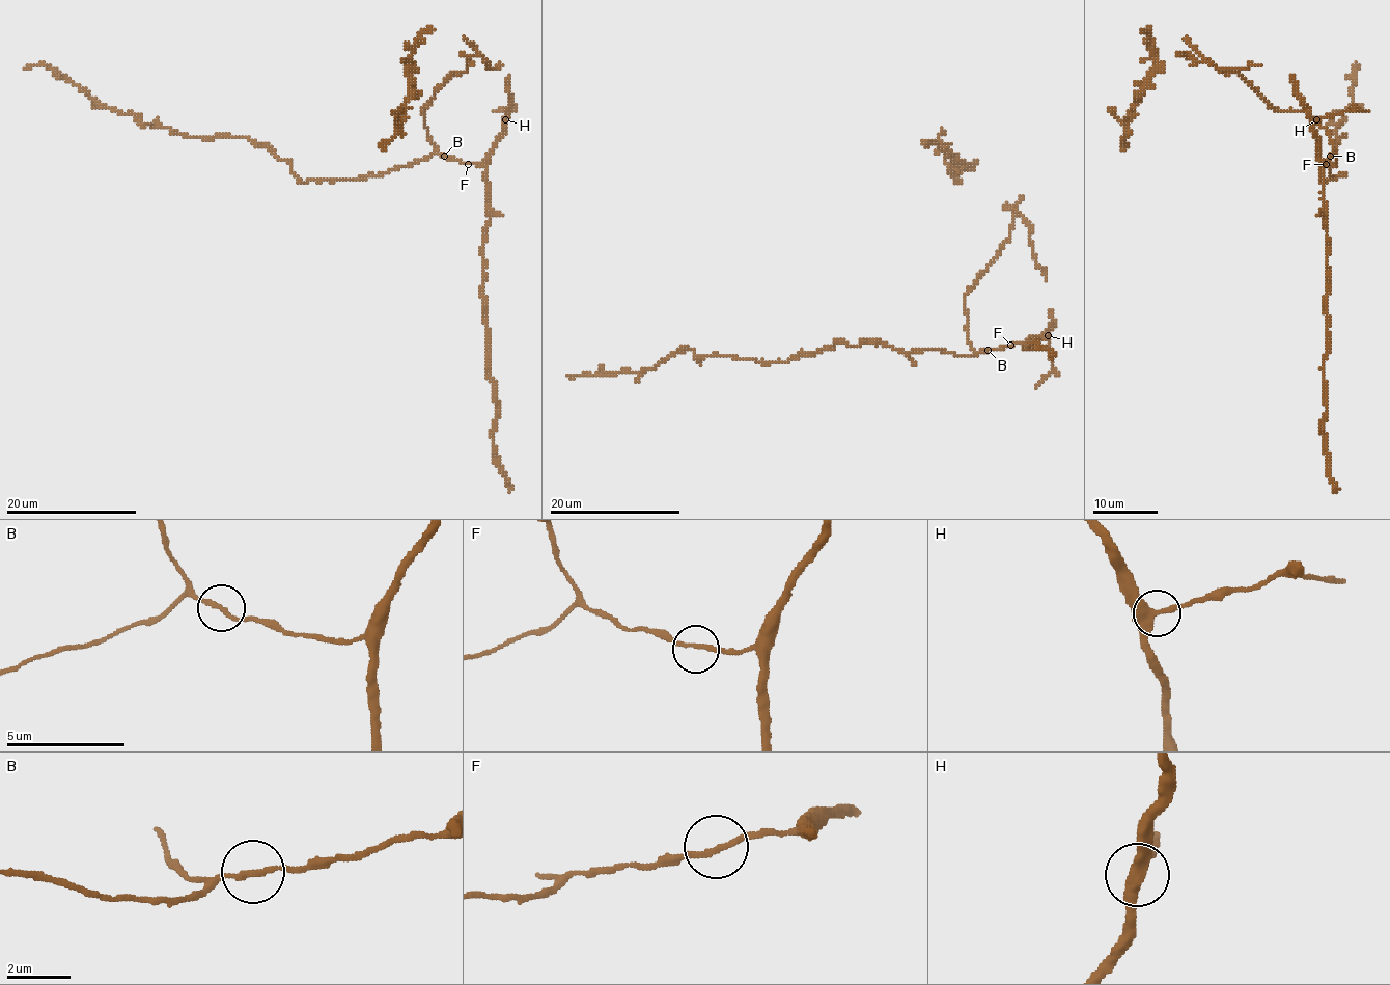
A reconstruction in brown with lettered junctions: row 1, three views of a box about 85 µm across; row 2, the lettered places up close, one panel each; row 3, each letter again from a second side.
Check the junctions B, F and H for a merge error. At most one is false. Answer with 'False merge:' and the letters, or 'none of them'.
False merge: none of them

